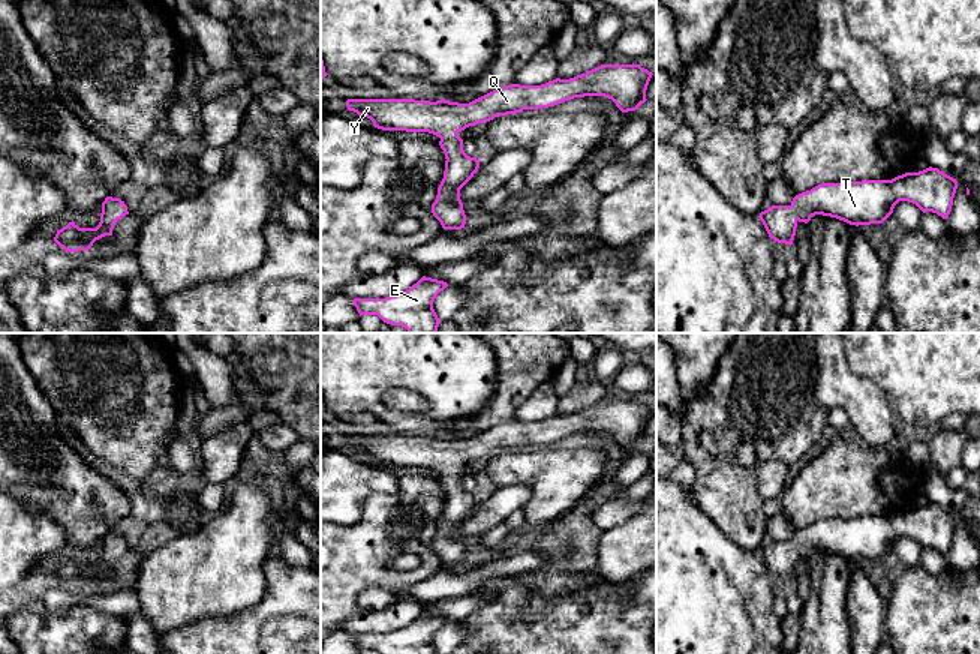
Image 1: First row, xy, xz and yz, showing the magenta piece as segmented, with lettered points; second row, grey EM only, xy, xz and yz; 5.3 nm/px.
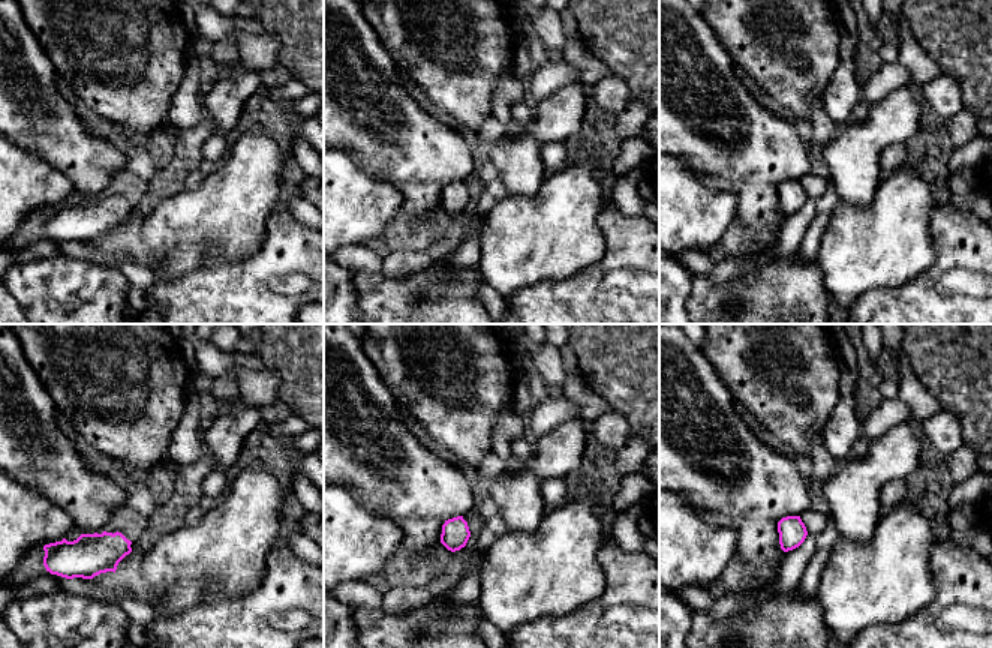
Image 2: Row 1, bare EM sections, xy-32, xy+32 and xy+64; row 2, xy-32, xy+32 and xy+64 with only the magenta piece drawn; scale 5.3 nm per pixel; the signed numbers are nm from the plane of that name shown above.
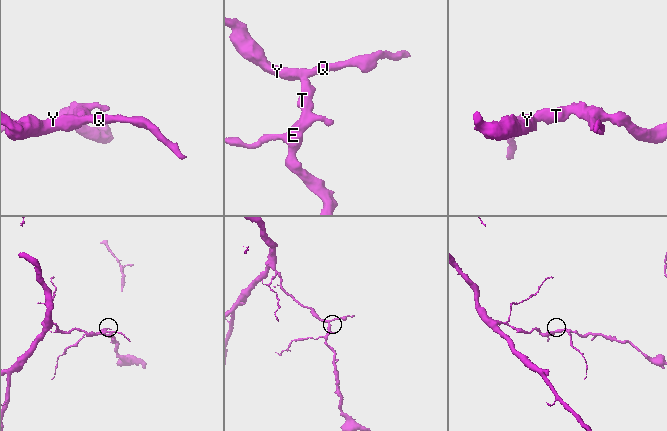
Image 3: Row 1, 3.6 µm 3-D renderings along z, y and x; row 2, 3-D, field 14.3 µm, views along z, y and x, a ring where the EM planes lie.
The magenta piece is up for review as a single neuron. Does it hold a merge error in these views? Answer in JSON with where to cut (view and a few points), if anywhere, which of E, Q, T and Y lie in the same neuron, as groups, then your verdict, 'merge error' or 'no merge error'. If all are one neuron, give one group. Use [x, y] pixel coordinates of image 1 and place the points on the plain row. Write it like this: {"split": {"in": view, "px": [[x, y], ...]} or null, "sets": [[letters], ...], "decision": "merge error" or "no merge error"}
{"split": null, "sets": [["E", "Q", "T", "Y"]], "decision": "no merge error"}

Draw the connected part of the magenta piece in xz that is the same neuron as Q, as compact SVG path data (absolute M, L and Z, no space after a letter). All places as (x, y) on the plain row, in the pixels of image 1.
M634 399L601 400L569 416L556 414L541 422L505 422L469 440L445 435L348 435L346 442L370 454L378 465L429 468L441 474L439 482L447 496L432 549L444 566L462 566L466 550L460 525L478 507L481 496L465 489L459 468L497 452L548 444L584 432L604 432L622 448L635 447L647 436L646 426L652 411Z

